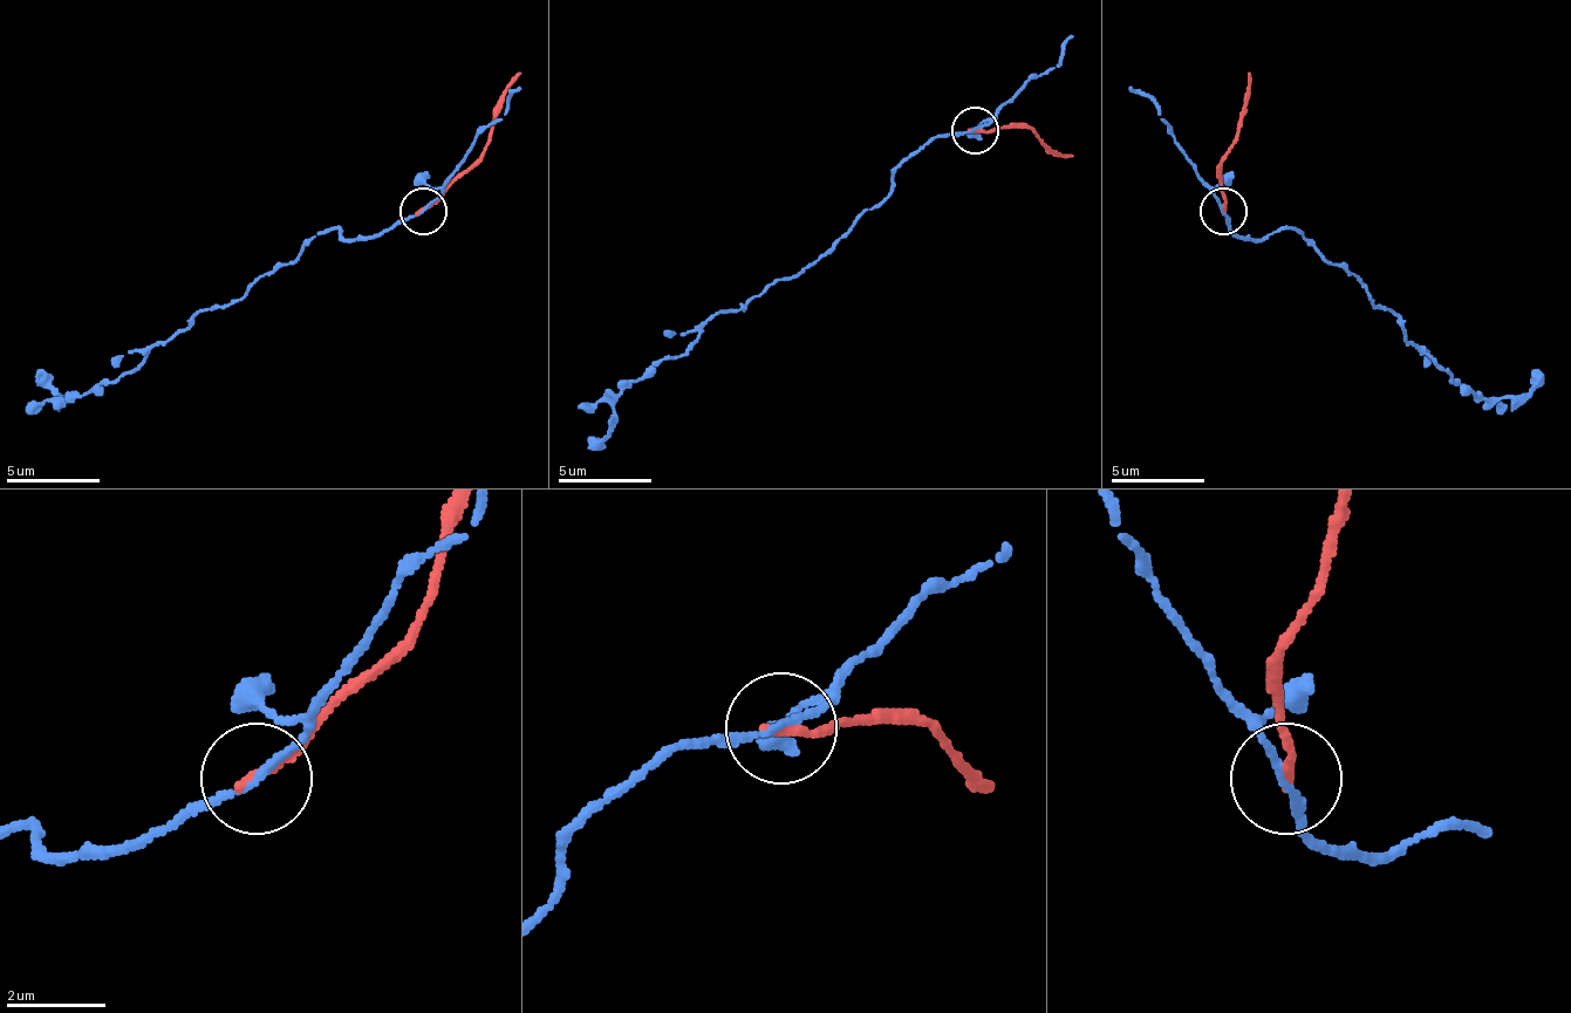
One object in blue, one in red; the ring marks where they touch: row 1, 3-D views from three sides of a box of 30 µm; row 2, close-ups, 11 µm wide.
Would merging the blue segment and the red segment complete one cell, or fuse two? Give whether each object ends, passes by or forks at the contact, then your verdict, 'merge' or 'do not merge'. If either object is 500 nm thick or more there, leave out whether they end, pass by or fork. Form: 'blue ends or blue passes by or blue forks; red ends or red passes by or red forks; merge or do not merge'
blue passes by; red ends; do not merge

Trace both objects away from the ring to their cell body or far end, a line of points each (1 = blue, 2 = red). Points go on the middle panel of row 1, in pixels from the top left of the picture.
1: (976, 131), (920, 145), (794, 275), (715, 313), (616, 397), (616, 425), (588, 444)
2: (976, 131), (1028, 127), (1051, 150), (1074, 155)

